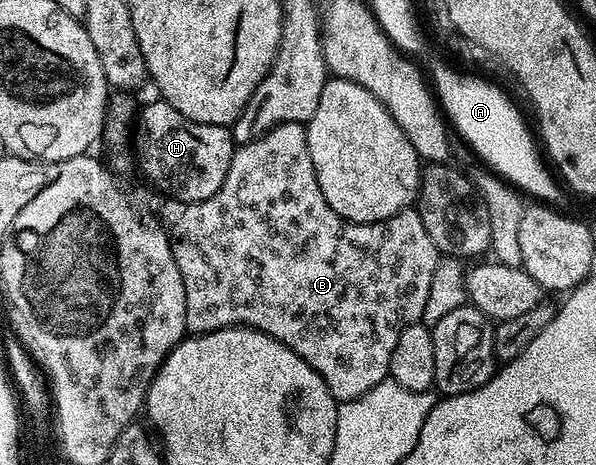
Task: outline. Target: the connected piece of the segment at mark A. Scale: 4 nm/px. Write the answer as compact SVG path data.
M452 64L446 69L437 69L437 77L431 81L431 85L444 116L456 134L458 131L499 177L507 180L520 192L537 197L535 199L544 204L561 207L565 201L564 188L559 181L557 183L553 179L554 174L551 171L550 174L541 164L538 144L536 147L522 115L499 86L492 85L481 77L468 77Z

